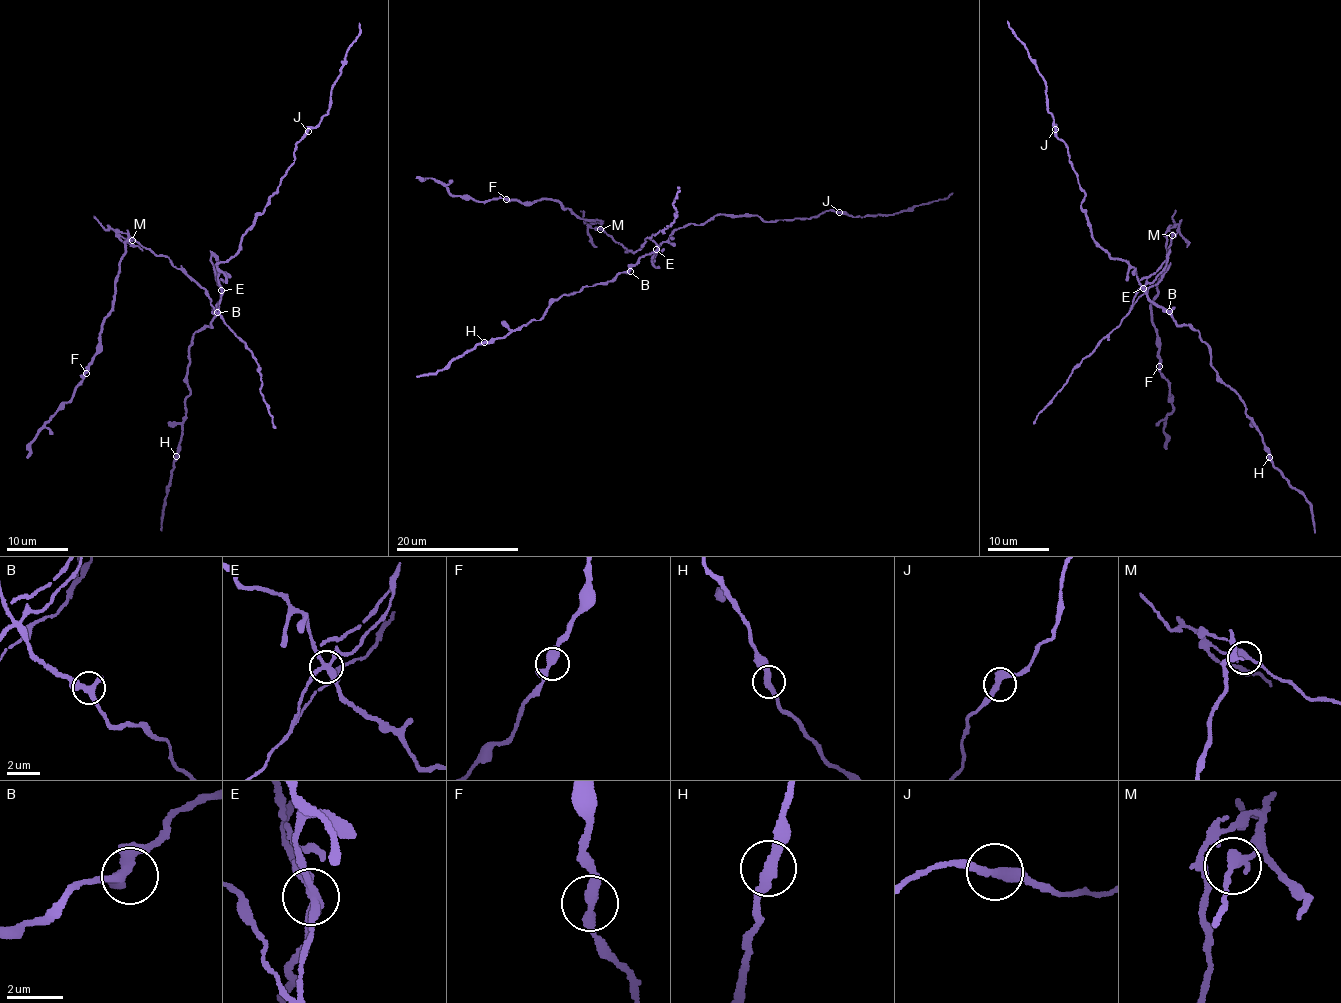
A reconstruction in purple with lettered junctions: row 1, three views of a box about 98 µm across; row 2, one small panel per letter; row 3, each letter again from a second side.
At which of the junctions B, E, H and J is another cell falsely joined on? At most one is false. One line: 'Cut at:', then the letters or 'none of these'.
Cut at: E

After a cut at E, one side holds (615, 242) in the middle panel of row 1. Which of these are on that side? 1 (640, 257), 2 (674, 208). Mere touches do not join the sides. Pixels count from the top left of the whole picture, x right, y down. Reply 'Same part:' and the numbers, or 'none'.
Same part: 2

